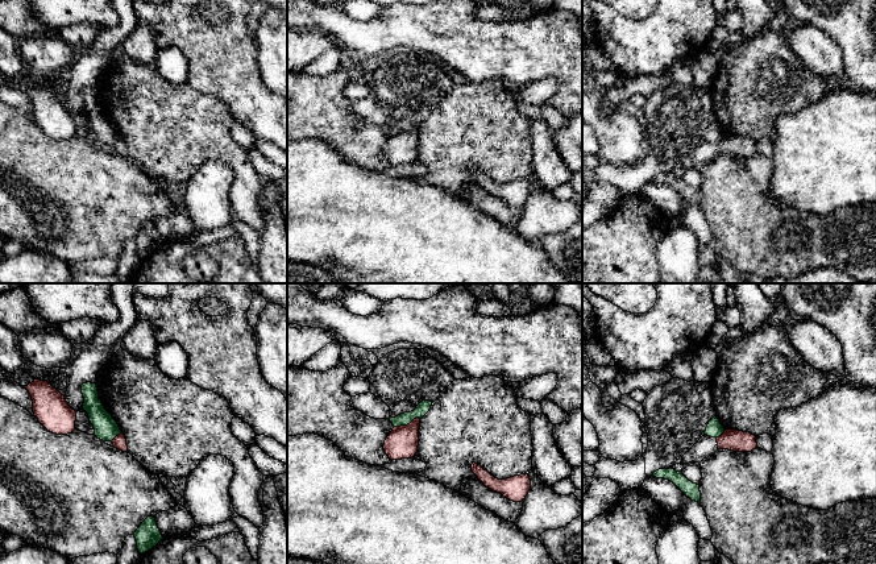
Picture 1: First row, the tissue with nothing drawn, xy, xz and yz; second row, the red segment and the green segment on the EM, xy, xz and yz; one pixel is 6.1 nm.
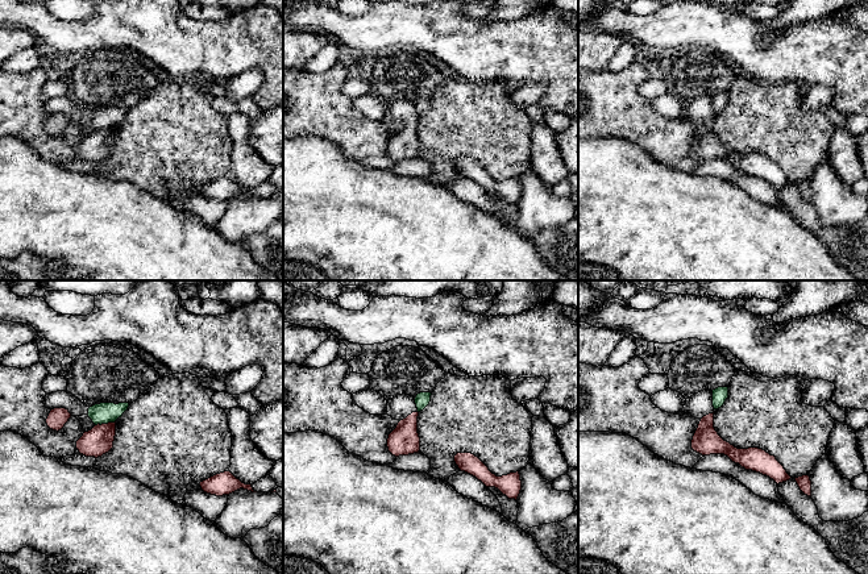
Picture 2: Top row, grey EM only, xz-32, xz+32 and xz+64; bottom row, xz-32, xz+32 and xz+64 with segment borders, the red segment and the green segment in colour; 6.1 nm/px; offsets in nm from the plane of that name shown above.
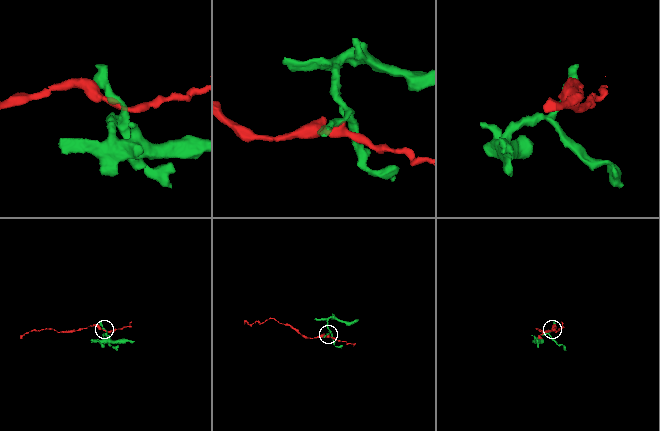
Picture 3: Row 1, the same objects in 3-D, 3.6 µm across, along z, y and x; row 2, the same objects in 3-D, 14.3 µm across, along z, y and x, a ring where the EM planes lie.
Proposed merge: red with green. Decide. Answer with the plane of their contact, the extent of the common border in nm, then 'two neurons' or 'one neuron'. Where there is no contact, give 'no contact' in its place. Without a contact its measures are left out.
meets red in xz; contact 170 nm long; two neurons

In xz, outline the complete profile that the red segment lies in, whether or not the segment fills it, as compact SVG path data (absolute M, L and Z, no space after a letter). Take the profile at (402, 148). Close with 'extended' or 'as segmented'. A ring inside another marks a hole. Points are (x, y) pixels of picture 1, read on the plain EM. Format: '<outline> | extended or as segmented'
M420 124L407 130L394 132L386 142L383 154L390 165L411 163L418 157Z | as segmented

